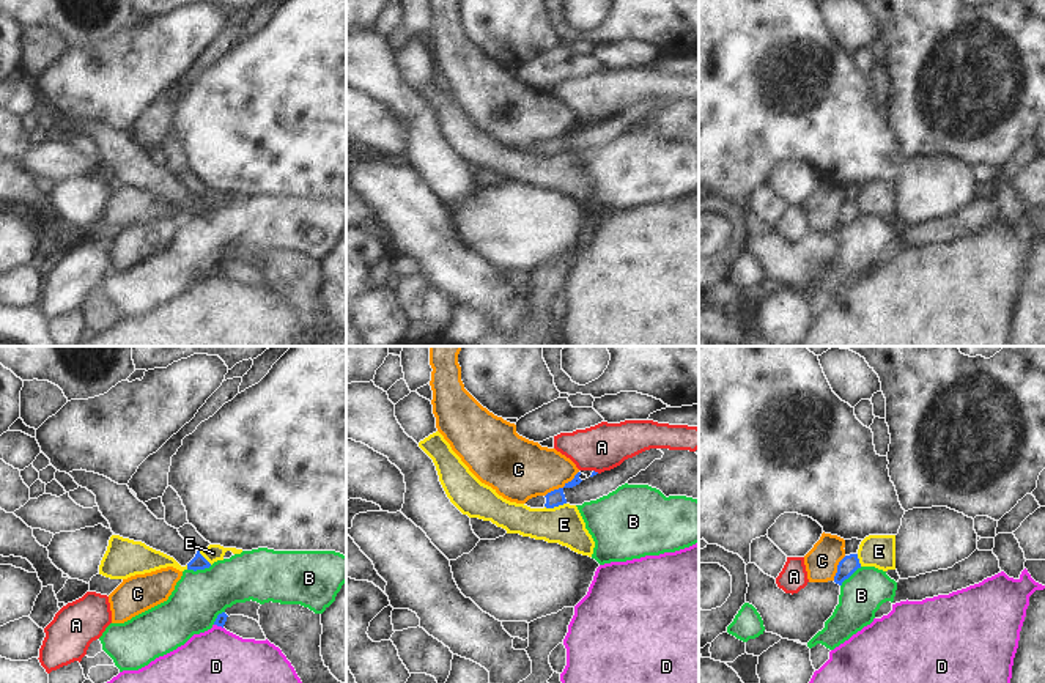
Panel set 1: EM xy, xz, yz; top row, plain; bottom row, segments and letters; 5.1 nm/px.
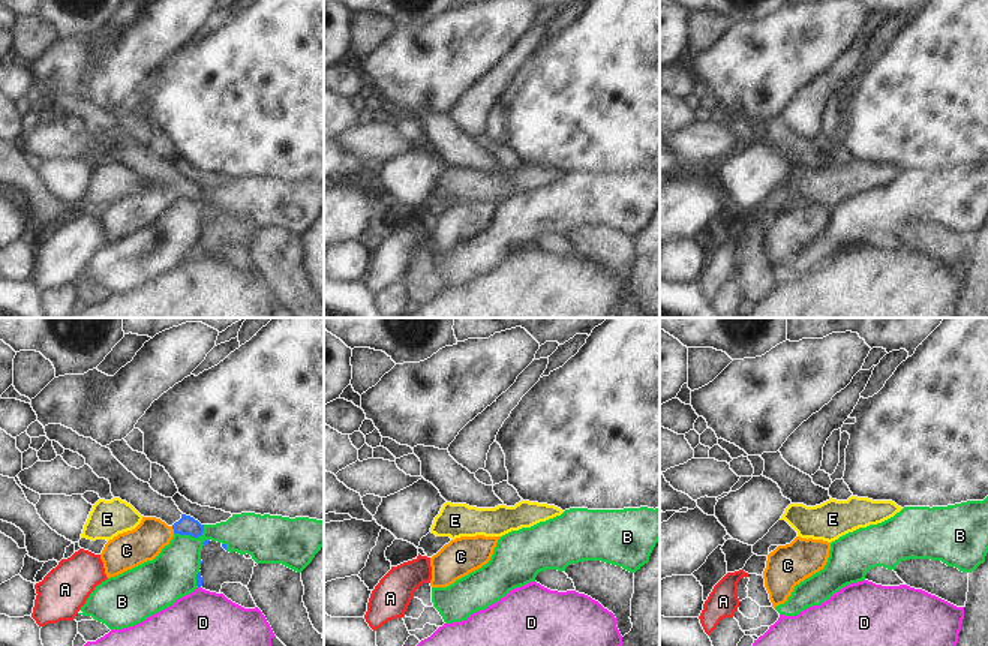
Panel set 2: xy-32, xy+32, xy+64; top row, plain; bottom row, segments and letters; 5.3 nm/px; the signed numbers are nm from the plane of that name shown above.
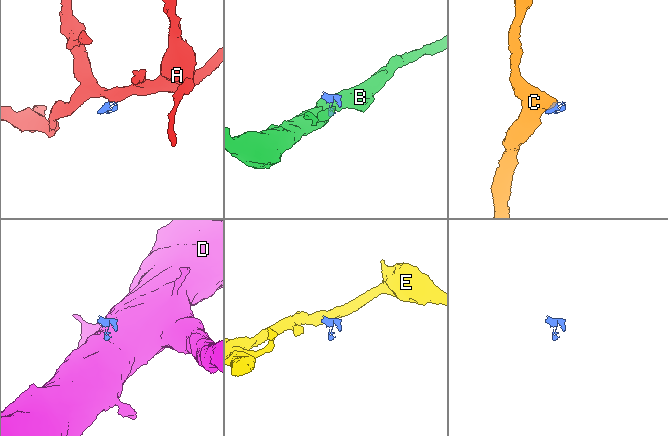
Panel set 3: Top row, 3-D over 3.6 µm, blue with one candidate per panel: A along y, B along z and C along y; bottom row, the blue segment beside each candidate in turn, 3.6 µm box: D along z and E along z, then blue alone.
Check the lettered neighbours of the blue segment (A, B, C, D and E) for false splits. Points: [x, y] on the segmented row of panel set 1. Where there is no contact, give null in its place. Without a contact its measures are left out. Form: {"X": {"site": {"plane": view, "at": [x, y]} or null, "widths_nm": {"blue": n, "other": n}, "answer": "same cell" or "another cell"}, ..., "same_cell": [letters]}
{"A": {"site": {"plane": "xz", "at": [597, 472]}, "widths_nm": {"blue": 20, "other": 240}, "answer": "another cell"}, "B": {"site": {"plane": "xy", "at": [199, 568]}, "widths_nm": {"blue": 80, "other": 260}, "answer": "another cell"}, "C": {"site": {"plane": "xz", "at": [564, 487]}, "widths_nm": {"blue": 90, "other": 320}, "answer": "another cell"}, "D": {"site": {"plane": "xy", "at": [219, 625]}, "widths_nm": {"blue": 50, "other": 280}, "answer": "another cell"}, "E": {"site": {"plane": "xz", "at": [554, 505]}, "widths_nm": {"blue": 90, "other": 200}, "answer": "another cell"}, "same_cell": []}

